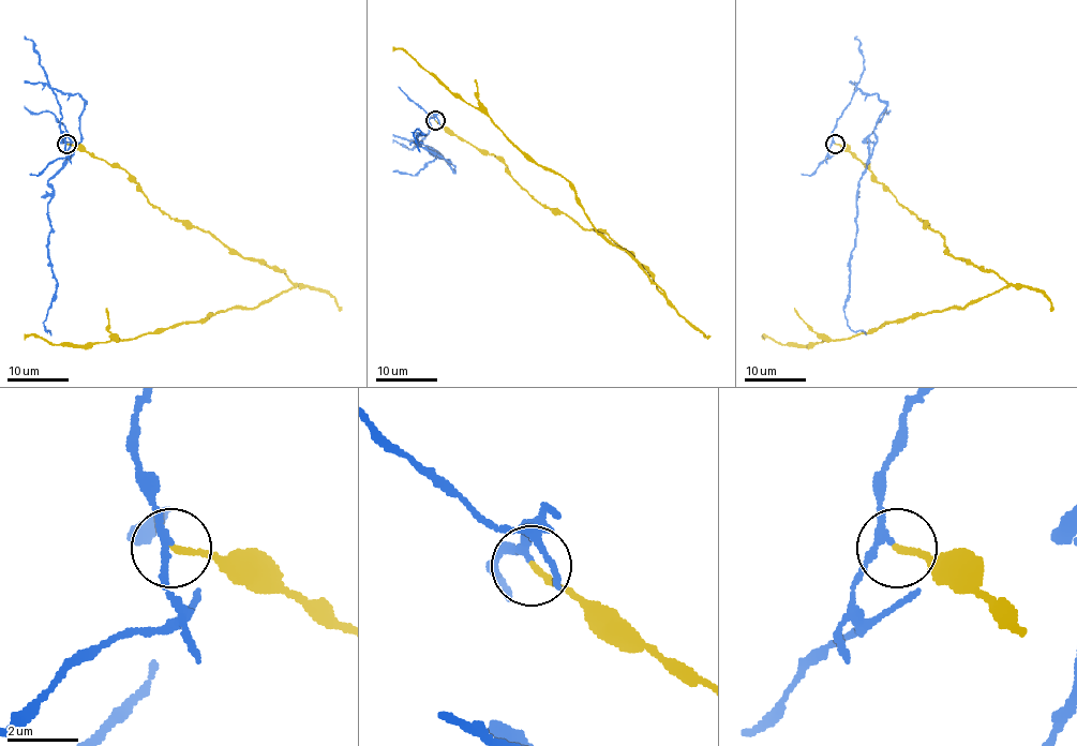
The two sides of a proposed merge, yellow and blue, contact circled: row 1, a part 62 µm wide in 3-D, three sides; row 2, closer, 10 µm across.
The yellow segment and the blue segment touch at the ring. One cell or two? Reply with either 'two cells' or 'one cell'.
two cells

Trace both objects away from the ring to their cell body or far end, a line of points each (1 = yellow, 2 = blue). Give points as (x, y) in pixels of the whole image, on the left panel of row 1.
1: (65, 144), (123, 170), (173, 219), (260, 258), (295, 286), (255, 308), (137, 338), (25, 339)
2: (65, 143), (54, 89), (86, 103), (81, 142), (47, 182), (57, 292), (43, 326), (50, 334)

